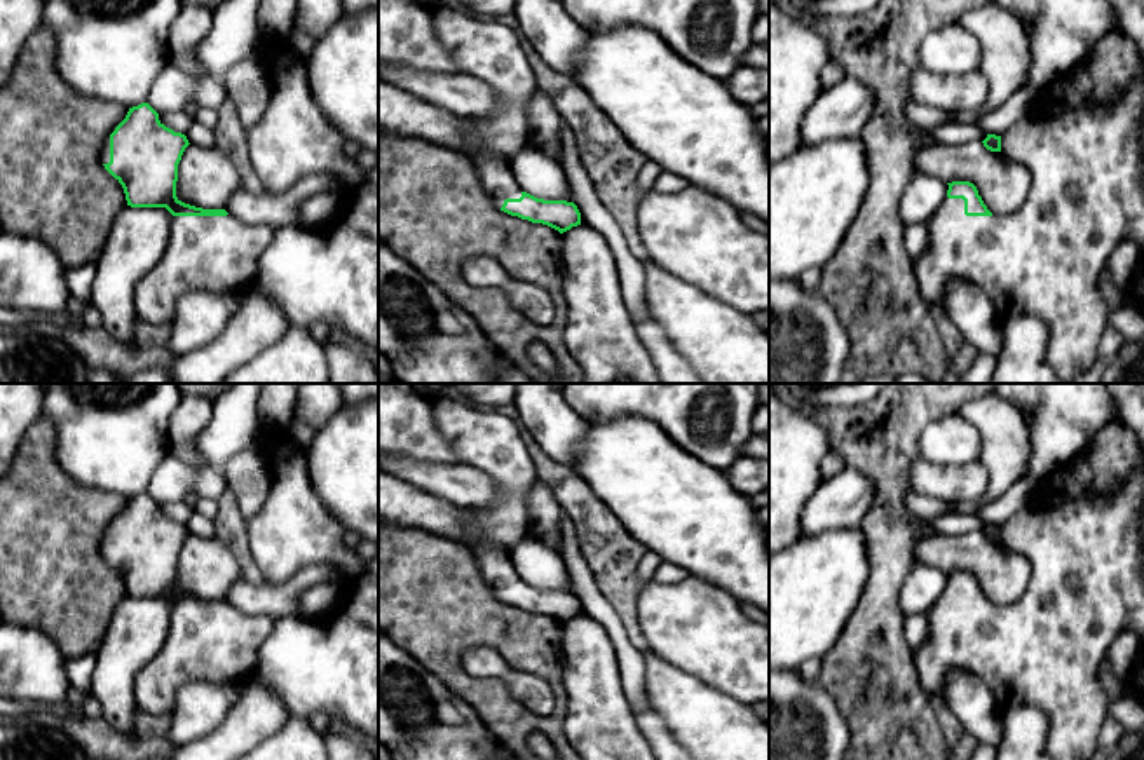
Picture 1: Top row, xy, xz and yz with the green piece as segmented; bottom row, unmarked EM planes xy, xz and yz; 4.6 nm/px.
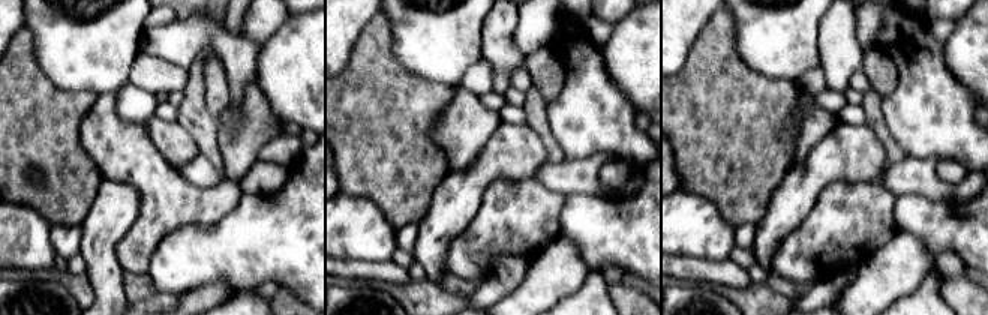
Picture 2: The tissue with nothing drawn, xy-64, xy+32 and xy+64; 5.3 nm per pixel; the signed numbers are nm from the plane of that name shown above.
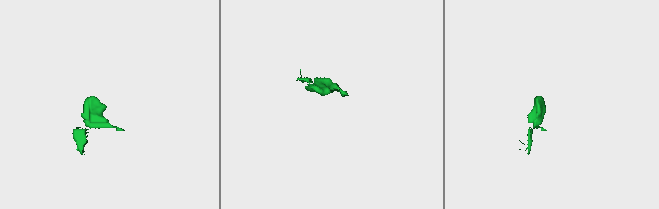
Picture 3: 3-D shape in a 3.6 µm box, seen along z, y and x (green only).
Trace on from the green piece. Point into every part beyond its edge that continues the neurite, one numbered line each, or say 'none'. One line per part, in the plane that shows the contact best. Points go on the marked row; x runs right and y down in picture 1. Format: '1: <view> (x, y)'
1: yz (1087, 168)

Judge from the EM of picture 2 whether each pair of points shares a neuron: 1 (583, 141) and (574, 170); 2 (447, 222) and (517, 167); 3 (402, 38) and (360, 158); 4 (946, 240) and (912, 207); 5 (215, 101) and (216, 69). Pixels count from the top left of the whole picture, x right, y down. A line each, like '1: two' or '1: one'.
1: two
2: one
3: two
4: one
5: one

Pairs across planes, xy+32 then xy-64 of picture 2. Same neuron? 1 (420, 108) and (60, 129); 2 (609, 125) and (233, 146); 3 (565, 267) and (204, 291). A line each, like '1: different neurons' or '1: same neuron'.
1: same neuron
2: same neuron
3: same neuron

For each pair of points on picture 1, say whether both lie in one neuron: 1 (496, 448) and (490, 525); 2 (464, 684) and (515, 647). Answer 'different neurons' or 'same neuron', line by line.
1: same neuron
2: same neuron

